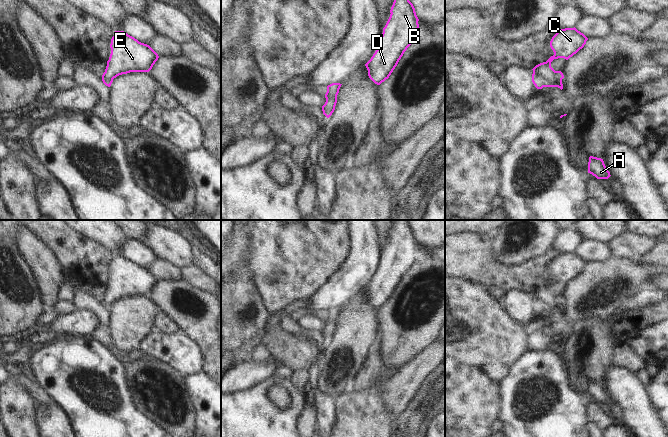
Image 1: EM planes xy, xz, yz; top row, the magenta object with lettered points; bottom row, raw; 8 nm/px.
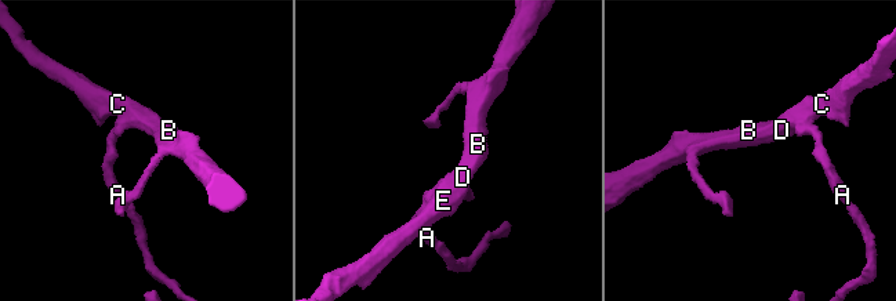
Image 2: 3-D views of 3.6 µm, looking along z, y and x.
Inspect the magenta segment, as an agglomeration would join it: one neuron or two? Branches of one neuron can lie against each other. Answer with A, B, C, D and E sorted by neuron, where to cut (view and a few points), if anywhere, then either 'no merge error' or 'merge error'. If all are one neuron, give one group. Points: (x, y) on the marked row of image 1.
groups A B C D E; cut none; no merge error

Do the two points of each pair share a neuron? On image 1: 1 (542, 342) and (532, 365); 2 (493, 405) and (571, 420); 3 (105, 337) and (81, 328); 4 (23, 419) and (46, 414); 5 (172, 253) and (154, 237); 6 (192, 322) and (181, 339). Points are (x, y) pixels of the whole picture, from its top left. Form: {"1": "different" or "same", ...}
{"1": "different", "2": "different", "3": "different", "4": "different", "5": "same", "6": "different"}

